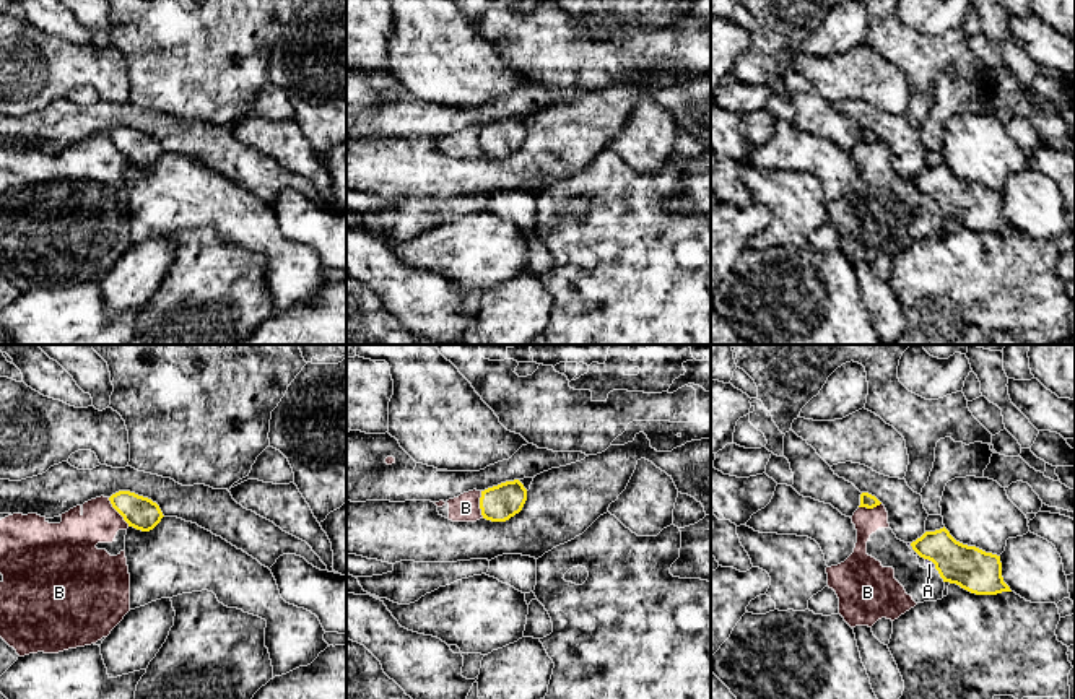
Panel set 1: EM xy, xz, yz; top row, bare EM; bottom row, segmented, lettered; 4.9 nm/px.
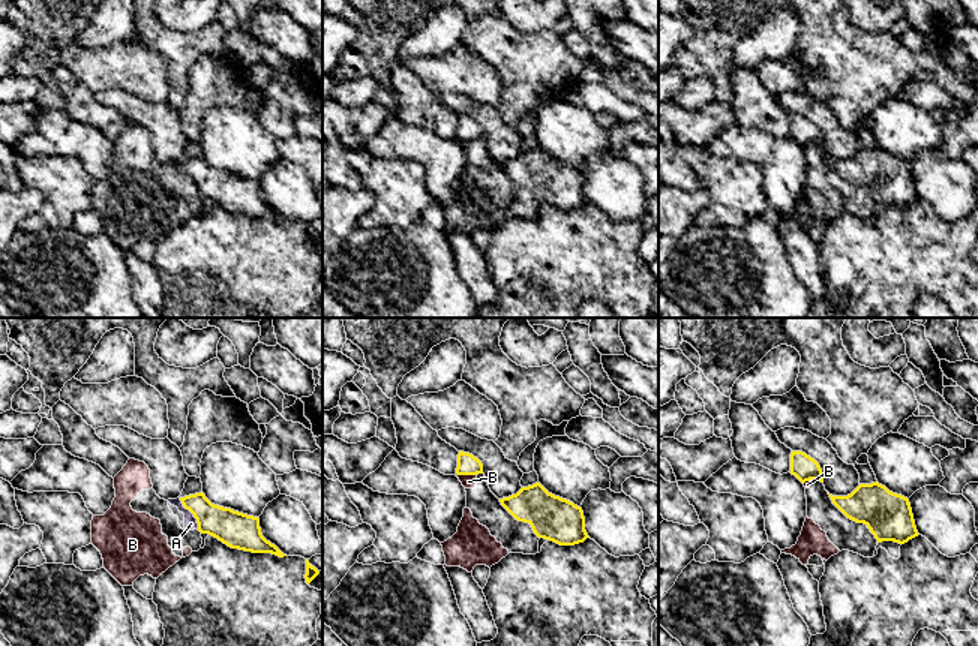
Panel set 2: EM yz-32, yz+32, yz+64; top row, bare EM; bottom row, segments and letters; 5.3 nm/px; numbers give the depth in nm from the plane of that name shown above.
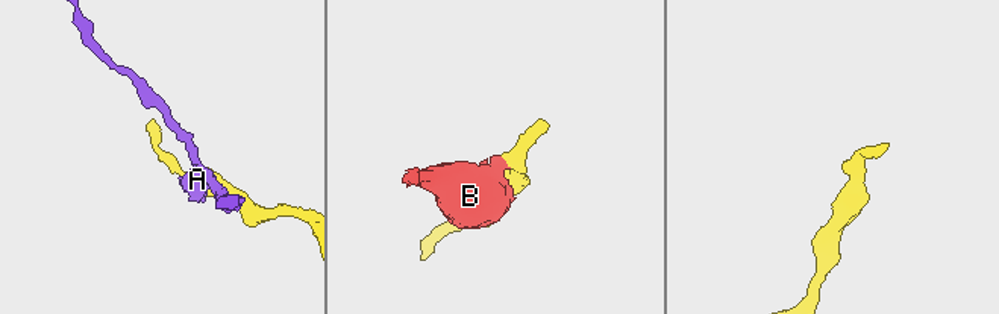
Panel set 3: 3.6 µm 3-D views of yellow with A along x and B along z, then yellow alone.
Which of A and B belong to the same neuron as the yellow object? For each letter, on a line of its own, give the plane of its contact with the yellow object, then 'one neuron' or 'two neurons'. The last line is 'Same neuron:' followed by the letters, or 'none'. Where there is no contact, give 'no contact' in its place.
A: meets yellow in yz; two neurons
B: meets yellow in xy; two neurons
Same neuron: none

